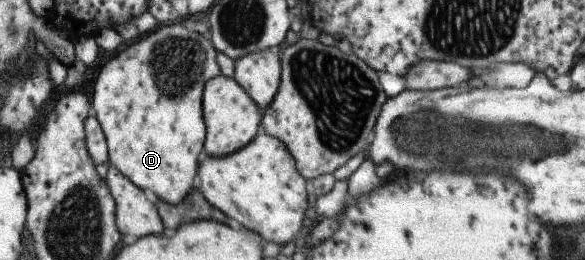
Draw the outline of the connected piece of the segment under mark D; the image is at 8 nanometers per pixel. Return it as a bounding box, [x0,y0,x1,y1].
[92,20,220,205]

